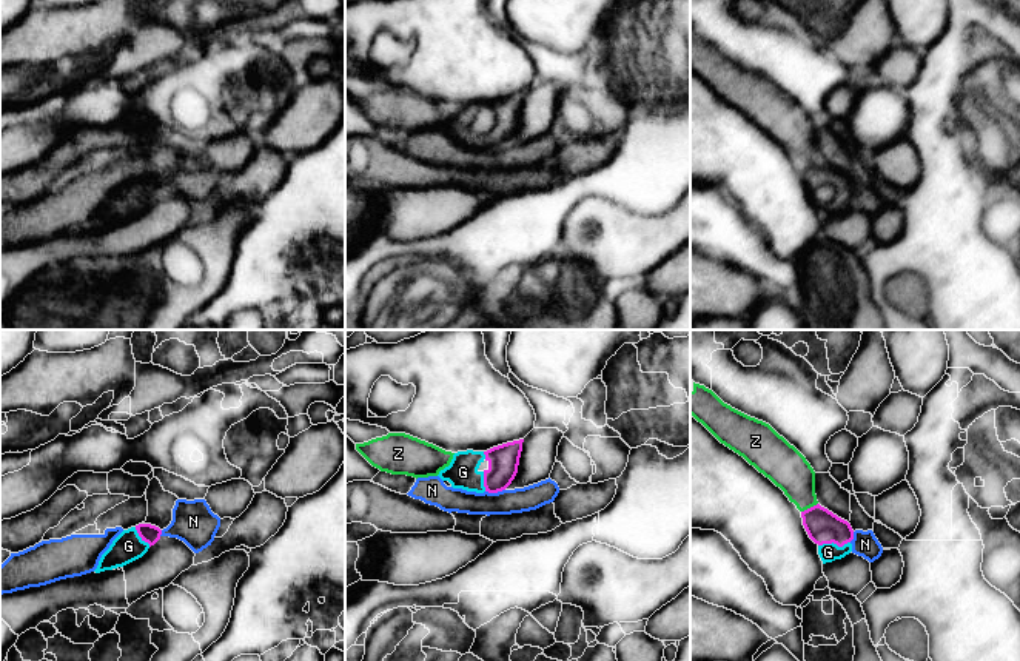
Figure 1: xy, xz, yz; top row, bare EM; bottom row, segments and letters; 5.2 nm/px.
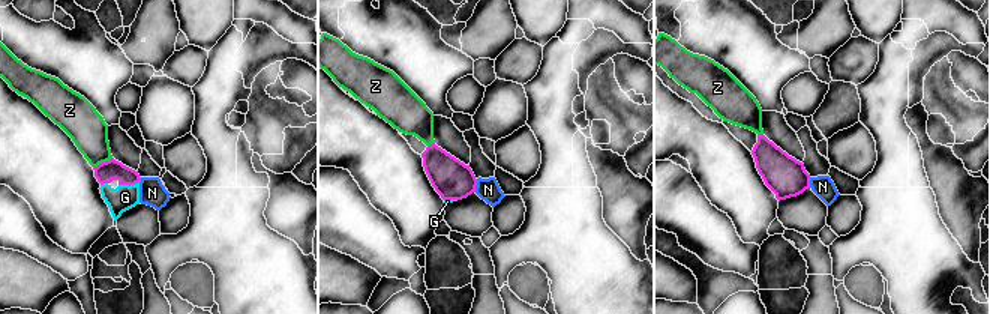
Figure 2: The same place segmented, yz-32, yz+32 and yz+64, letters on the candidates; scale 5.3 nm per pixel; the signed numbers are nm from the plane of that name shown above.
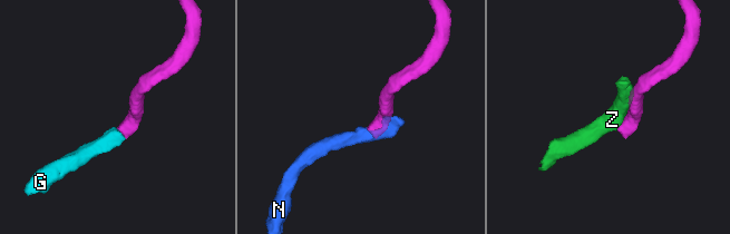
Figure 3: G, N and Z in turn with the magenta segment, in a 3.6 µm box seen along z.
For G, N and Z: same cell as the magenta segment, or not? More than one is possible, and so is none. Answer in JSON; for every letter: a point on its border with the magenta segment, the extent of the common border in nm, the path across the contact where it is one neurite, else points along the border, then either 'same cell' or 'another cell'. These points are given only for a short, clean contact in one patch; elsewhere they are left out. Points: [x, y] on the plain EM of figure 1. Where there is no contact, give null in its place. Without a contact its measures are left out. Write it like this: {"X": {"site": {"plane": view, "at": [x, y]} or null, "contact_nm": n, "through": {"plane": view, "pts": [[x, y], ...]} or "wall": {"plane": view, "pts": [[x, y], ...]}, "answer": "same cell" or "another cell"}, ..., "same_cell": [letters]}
{"G": {"site": {"plane": "yz", "at": [834, 197]}, "contact_nm": 170, "through": {"plane": "yz", "pts": [[823, 182], [834, 197], [828, 207]]}, "answer": "same cell"}, "N": {"site": {"plane": "xz", "at": [495, 147]}, "contact_nm": 110, "wall": {"plane": "xz", "pts": [[504, 144], [486, 147]]}, "answer": "another cell"}, "Z": {"site": {"plane": "yz", "at": [811, 162]}, "contact_nm": 100, "answer": "another cell"}, "same_cell": ["G"]}

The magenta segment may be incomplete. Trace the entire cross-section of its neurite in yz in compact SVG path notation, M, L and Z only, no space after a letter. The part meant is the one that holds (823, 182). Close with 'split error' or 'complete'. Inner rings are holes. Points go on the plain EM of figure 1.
M820 159L801 166L801 173L809 193L818 200L823 219L841 214L852 206L854 185L847 176Z; split error

